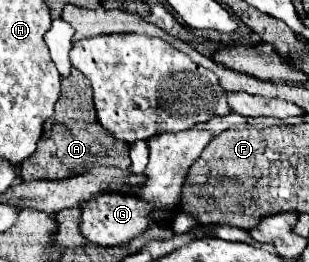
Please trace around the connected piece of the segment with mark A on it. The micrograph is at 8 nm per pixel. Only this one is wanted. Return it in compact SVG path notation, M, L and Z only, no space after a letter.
M73 68L71 76L61 78L61 96L55 104L55 114L51 122L49 120L45 122L37 150L21 164L19 176L23 182L41 180L41 178L63 180L63 178L85 174L95 166L115 166L127 170L131 166L129 144L113 140L109 132L105 132L103 126L97 122L91 84L81 72Z

